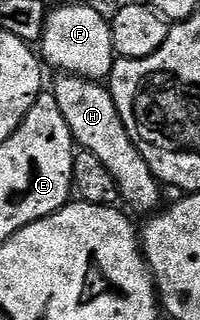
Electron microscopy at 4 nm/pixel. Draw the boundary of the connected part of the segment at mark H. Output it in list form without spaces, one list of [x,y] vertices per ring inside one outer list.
[[[62,74],[57,78],[59,80],[52,85],[52,91],[56,102],[60,102],[60,114],[64,114],[68,130],[72,130],[75,145],[83,152],[96,154],[96,158],[104,162],[108,174],[112,174],[116,182],[121,203],[126,203],[127,209],[135,208],[138,212],[146,212],[145,214],[153,213],[162,200],[163,189],[158,177],[140,154],[140,150],[136,150],[120,118],[120,110],[116,110],[116,102],[109,87],[97,80],[86,80],[83,76]]]

